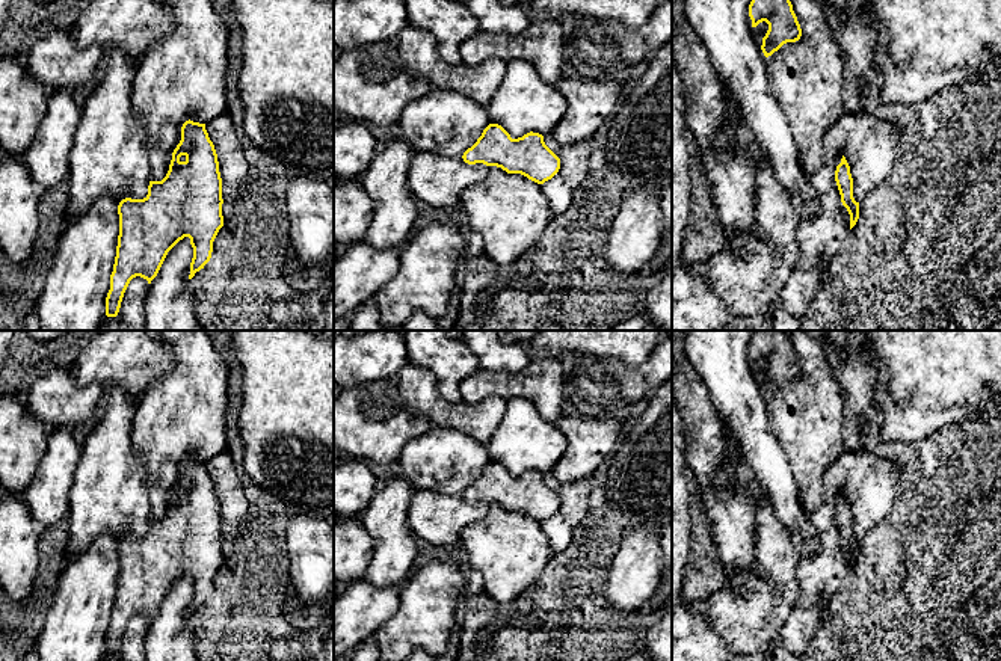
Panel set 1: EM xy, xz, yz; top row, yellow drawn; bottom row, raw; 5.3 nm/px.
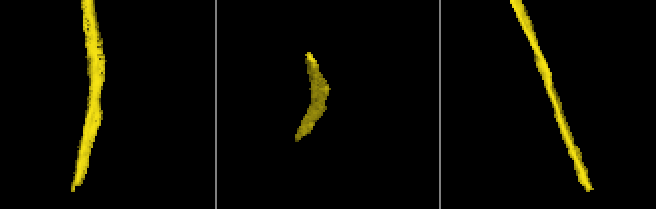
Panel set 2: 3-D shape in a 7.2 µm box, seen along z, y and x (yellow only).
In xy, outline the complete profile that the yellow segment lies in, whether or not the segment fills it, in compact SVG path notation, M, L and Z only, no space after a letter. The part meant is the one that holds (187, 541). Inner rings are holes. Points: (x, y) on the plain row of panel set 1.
M189 457L181 465L181 478L172 490L166 515L162 519L149 519L148 533L143 537L125 536L118 543L119 573L106 635L106 653L118 653L133 616L140 614L151 622L168 590L184 575L190 576L193 586L189 617L204 607L211 596L213 580L223 564L222 542L222 516L214 483L205 462Z

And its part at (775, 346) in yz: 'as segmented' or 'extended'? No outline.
as segmented

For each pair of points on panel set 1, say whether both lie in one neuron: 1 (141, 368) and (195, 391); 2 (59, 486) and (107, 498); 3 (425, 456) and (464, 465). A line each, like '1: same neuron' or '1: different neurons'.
1: different neurons
2: different neurons
3: same neuron

